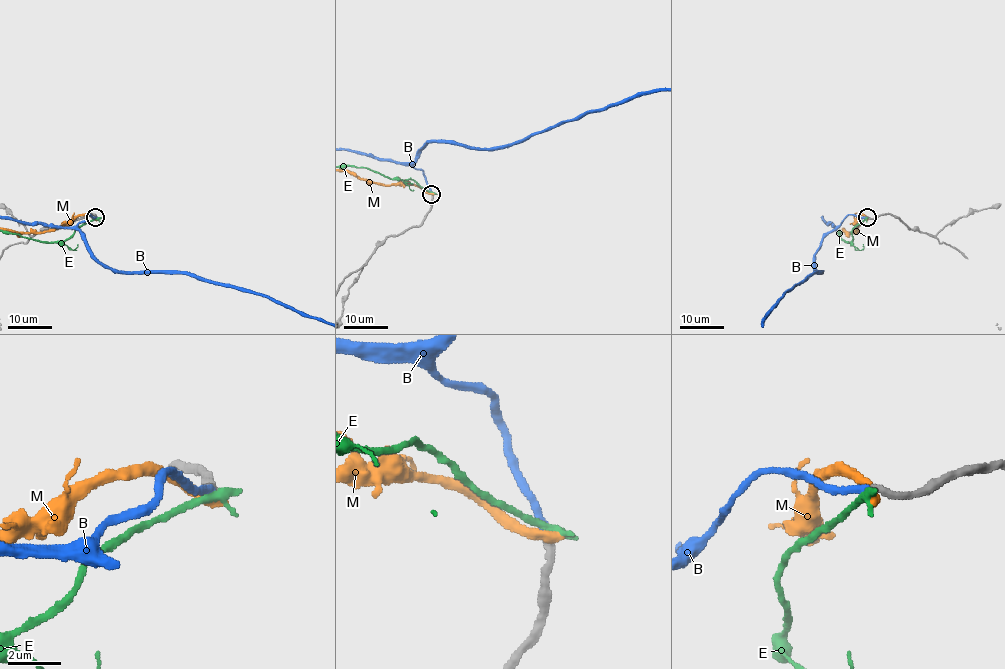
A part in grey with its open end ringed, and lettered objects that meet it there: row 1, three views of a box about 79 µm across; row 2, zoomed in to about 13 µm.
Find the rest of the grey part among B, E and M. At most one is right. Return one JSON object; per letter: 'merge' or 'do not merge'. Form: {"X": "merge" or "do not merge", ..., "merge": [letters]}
{"B": "merge", "E": "do not merge", "M": "do not merge", "merge": ["B"]}

